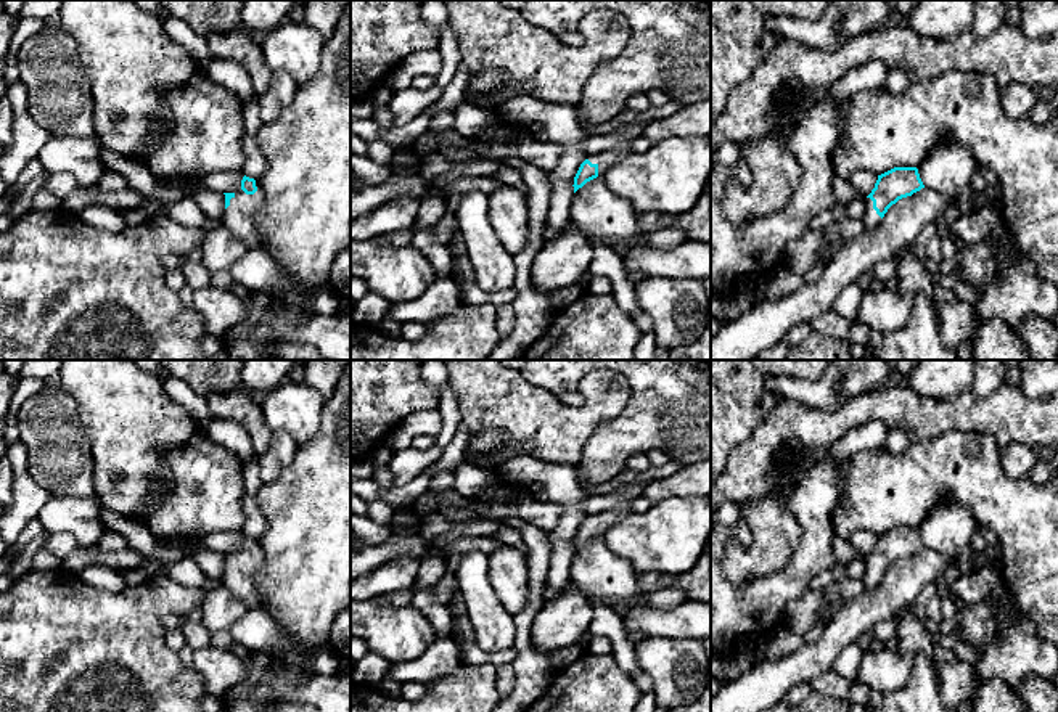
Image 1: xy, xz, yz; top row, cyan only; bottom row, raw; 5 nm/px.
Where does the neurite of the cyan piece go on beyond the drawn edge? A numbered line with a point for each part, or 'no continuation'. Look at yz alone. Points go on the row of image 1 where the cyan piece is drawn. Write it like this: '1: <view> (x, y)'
1: yz (870, 219)

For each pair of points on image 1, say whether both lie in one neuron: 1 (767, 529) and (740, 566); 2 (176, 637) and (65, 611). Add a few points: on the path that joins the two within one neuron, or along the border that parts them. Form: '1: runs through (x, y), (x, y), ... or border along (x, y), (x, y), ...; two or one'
1: runs through (767, 539), (750, 560); one
2: border along (166, 630), (166, 643), (177, 653); two

